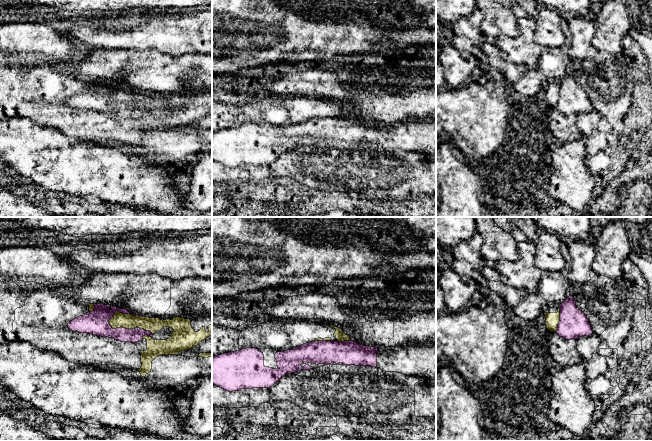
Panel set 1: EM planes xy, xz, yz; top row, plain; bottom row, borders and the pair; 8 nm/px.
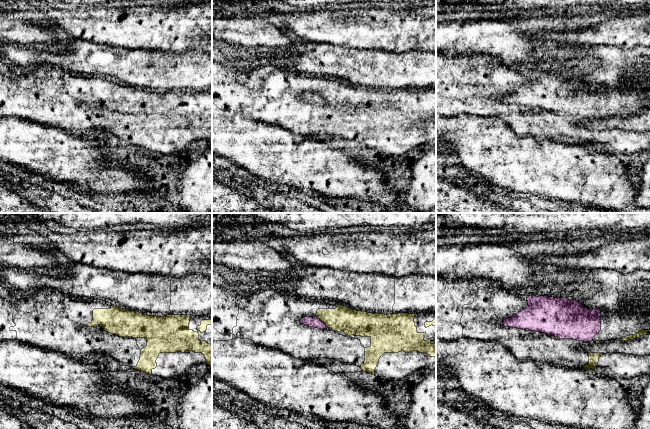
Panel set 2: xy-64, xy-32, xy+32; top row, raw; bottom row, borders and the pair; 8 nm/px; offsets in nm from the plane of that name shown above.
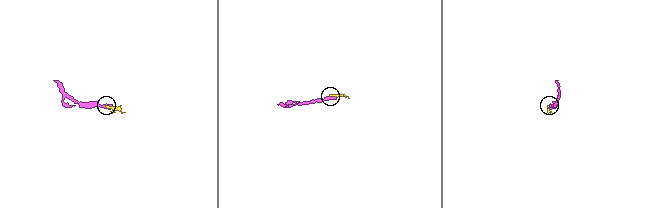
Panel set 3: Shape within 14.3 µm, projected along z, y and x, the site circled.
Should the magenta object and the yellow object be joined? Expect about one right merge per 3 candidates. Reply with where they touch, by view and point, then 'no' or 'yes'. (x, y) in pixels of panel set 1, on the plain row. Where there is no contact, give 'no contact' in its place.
xy (129, 105) | no

